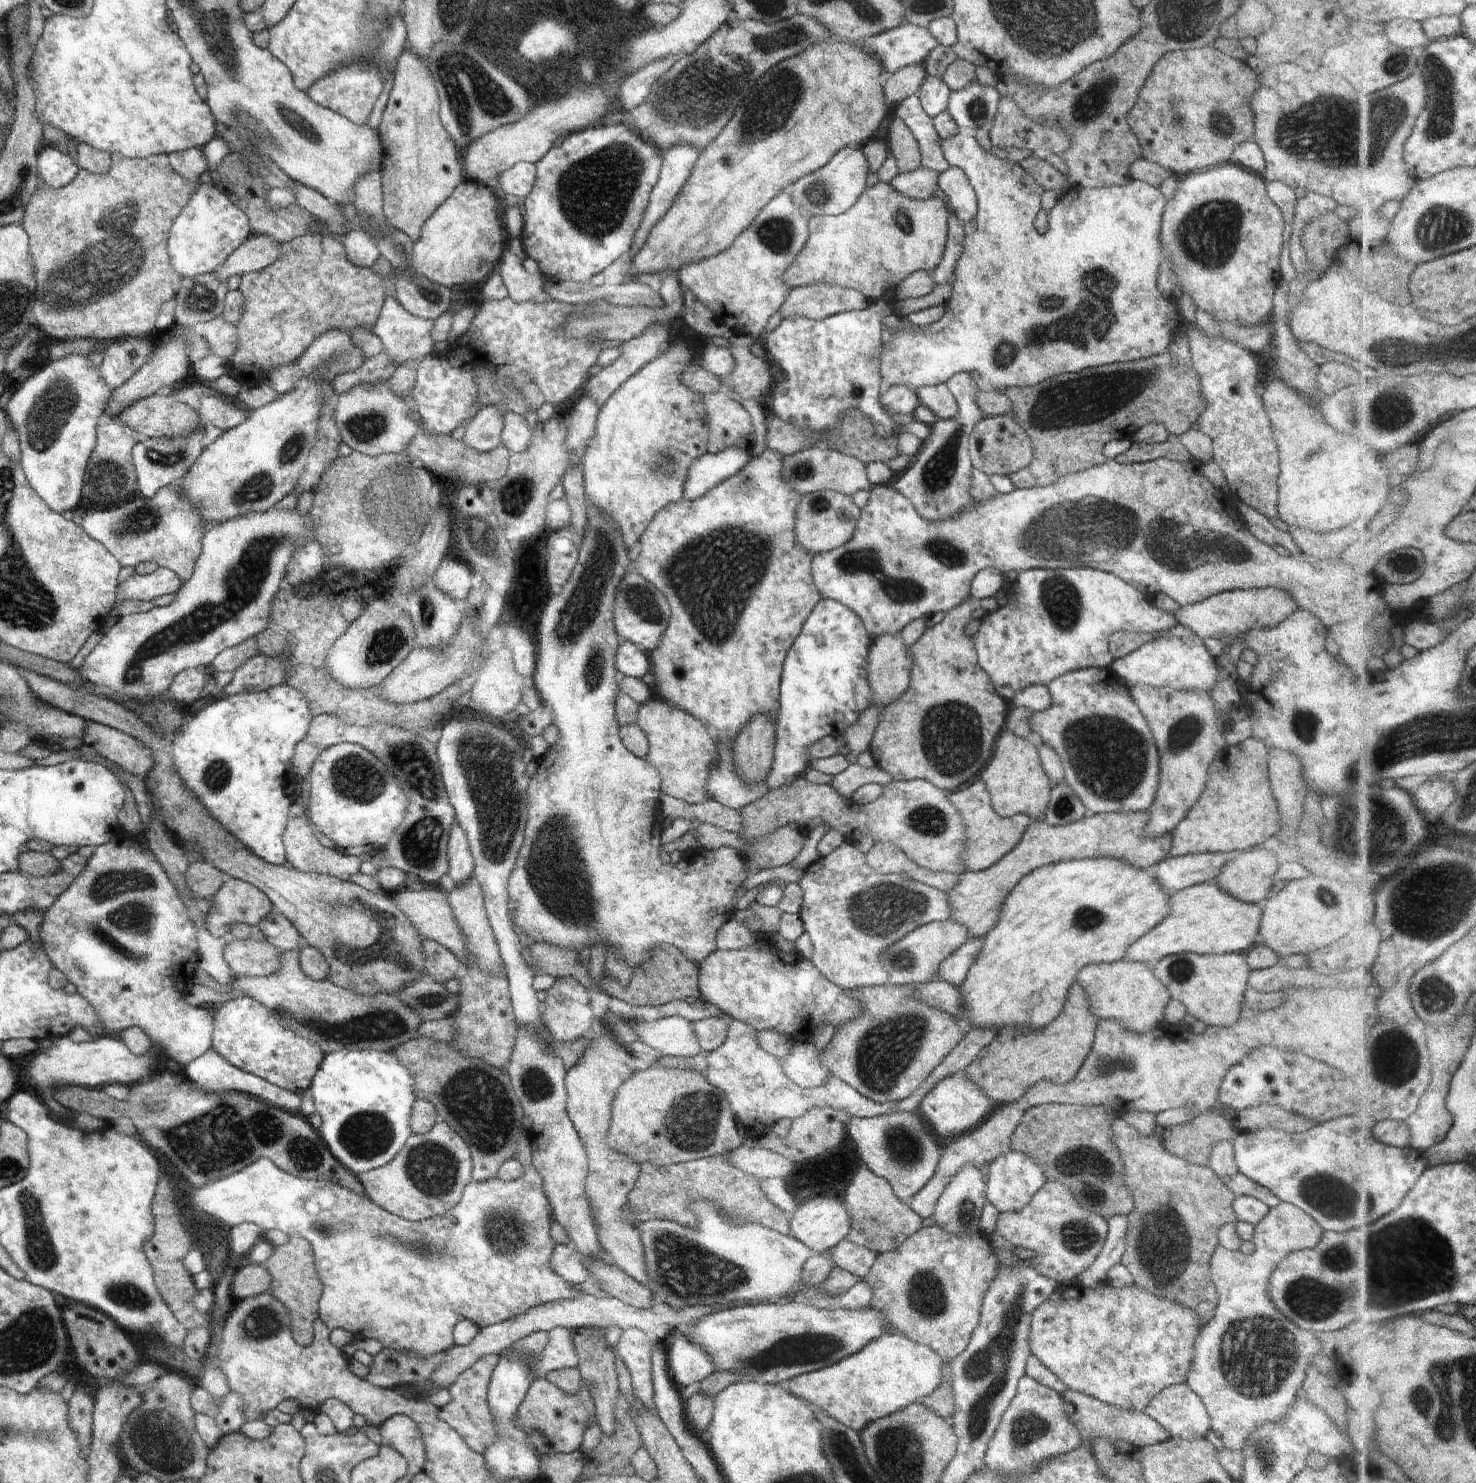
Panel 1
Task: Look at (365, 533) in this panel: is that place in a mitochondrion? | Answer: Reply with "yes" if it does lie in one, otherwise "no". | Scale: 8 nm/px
no

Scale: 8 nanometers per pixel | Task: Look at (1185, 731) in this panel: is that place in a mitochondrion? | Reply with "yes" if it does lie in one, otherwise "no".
yes

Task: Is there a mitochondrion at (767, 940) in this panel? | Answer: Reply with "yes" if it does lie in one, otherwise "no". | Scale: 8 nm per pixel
no

